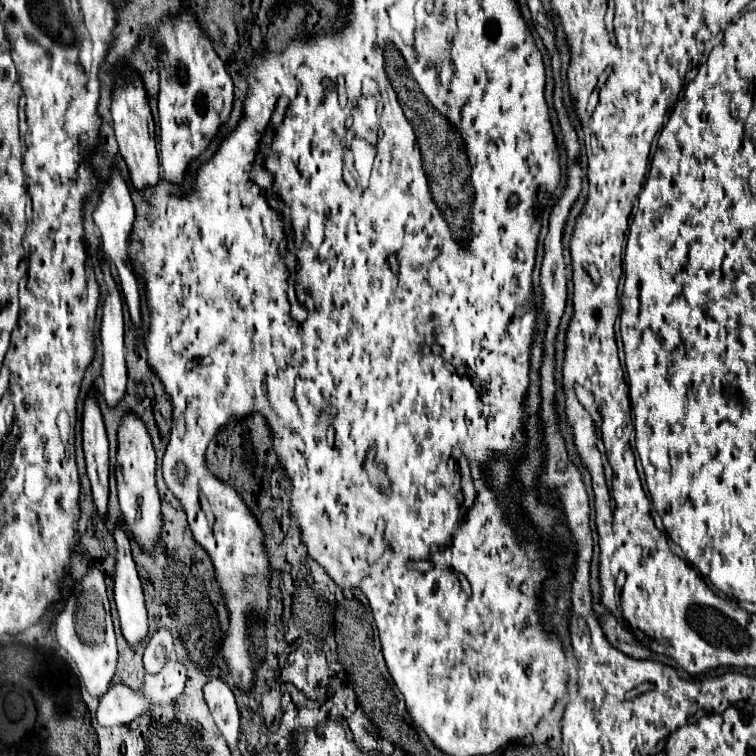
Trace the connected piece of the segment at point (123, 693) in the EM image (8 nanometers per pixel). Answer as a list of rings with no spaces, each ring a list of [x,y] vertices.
[[[114,684],[98,706],[98,724],[100,726],[128,726],[140,718],[140,700],[128,696],[126,684]]]

